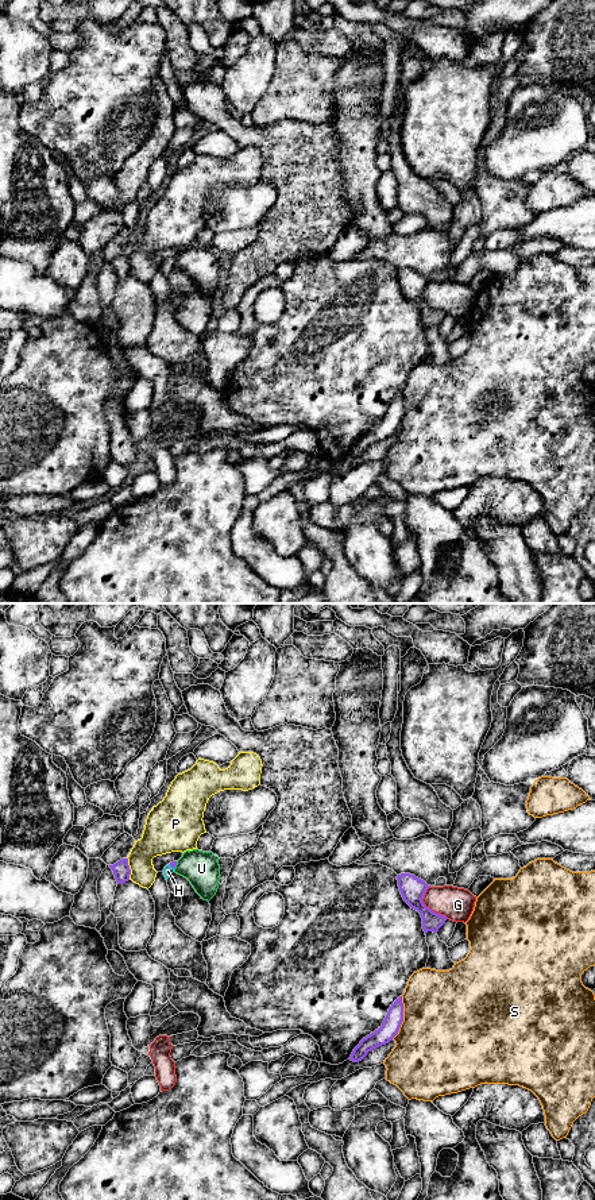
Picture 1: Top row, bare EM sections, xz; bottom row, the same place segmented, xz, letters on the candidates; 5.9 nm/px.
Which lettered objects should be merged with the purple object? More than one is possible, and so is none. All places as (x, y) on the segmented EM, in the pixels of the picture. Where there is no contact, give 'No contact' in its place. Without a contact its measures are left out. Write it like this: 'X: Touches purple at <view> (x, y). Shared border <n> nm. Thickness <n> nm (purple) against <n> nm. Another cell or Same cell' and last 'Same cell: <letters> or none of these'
G: Touches purple at xz (428, 907). Shared border 220 nm. Thickness 150 nm (purple) against 190 nm. Another cell
H: Touches purple at xz (172, 867). Shared border 40 nm. Thickness 40 nm (purple) against 60 nm. Same cell
P: Touches purple at xz (128, 868). Shared border 140 nm. Thickness 100 nm (purple) against 200 nm. Another cell
S: Touches purple at xz (402, 1018). Shared border 260 nm. Thickness 110 nm (purple) against 500 nm. Another cell
U: Touches purple at xz (176, 864). Shared border 50 nm. Thickness 40 nm (purple) against 200 nm. Another cell
Same cell: H

